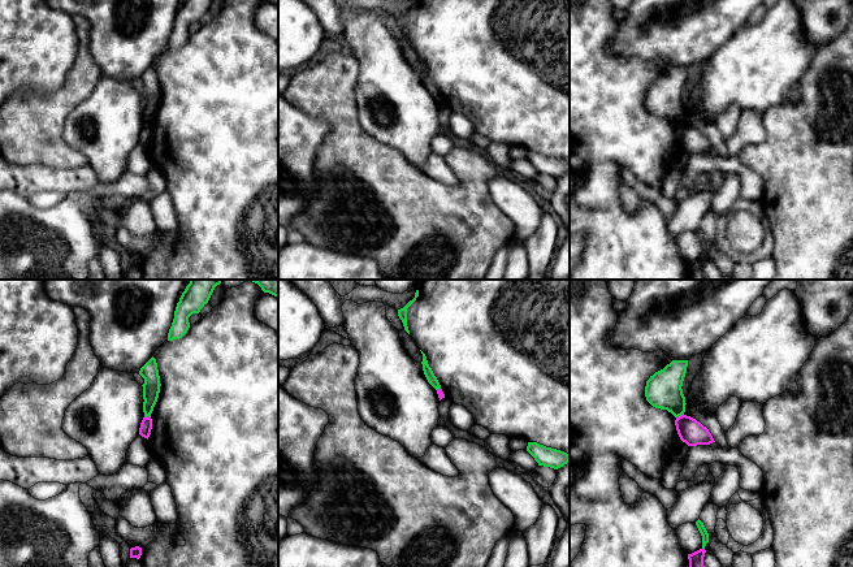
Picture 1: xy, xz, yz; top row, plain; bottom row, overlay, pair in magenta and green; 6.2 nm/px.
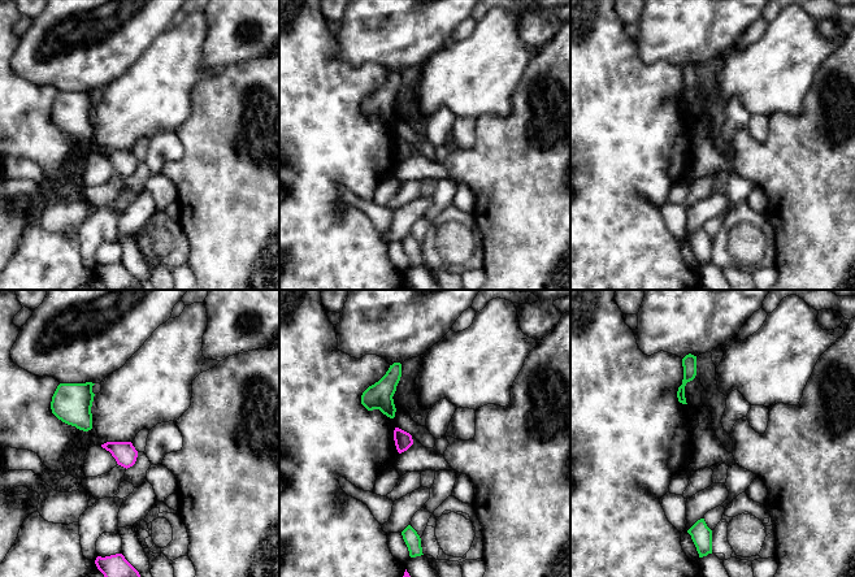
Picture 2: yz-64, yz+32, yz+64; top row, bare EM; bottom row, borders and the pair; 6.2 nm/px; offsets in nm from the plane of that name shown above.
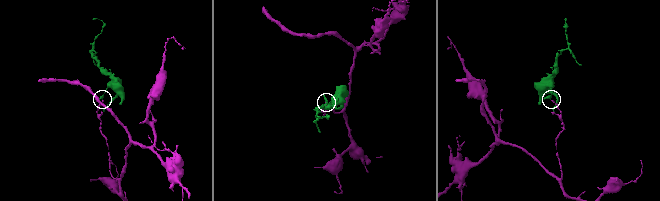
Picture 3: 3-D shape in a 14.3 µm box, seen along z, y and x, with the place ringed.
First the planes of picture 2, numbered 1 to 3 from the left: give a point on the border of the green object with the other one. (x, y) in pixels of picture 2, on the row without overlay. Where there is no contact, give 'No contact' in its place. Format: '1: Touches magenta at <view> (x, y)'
1: No contact
2: No contact
3: No contact

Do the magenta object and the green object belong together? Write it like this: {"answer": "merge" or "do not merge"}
{"answer": "do not merge"}

